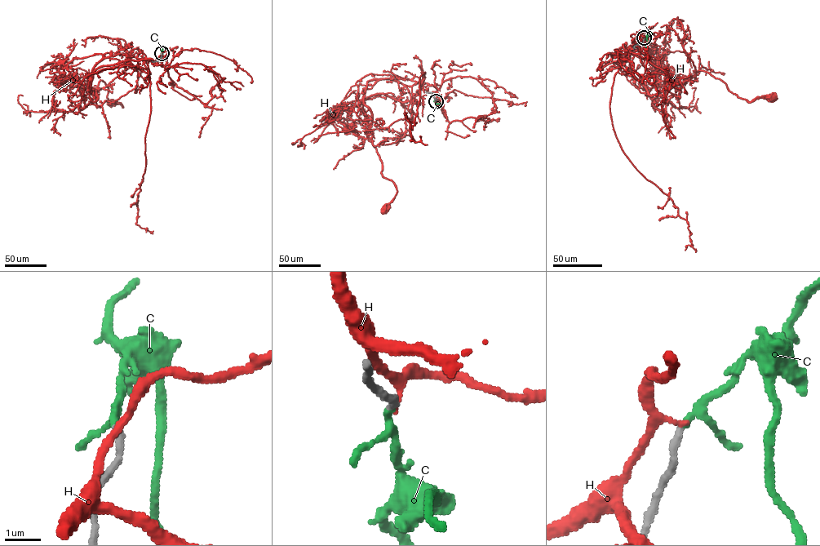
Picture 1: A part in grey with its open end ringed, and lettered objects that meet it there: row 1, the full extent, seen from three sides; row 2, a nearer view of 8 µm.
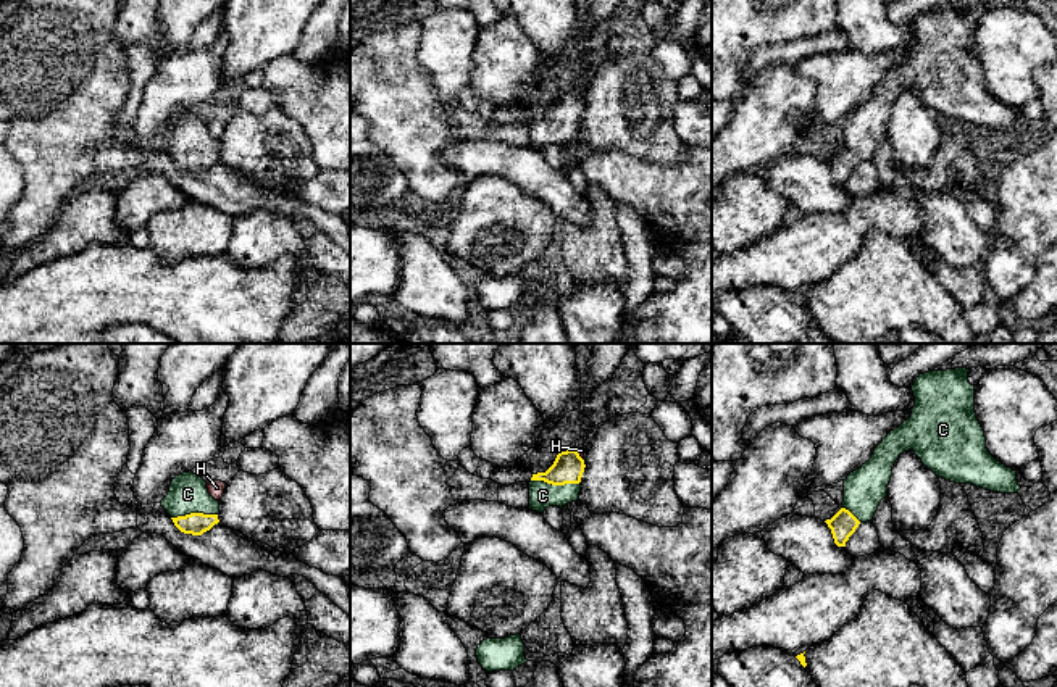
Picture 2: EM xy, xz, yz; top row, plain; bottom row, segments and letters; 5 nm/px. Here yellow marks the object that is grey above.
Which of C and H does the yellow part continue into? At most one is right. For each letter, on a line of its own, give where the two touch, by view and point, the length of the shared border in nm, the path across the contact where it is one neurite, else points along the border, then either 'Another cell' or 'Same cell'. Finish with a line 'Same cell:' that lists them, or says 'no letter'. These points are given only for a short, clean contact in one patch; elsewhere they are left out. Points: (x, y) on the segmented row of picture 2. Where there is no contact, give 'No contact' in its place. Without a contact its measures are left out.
C: Touches yellow at xz (555, 484). Shared border 240 nm. Path across: xz (568, 466), (555, 484), (543, 495). Same cell
H: Touches yellow at xz (578, 455). Shared border 70 nm. Boundary: xz (576, 450), (583, 460). Another cell
Same cell: C

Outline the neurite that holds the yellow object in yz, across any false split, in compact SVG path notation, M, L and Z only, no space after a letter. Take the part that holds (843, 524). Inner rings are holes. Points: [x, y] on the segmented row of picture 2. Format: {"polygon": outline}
{"polygon": "M928 371L917 377L910 418L883 439L865 464L847 476L842 508L825 521L838 547L846 547L860 523L873 519L888 495L896 460L909 450L946 481L1018 493L1017 471L997 461L986 448L968 371Z"}

